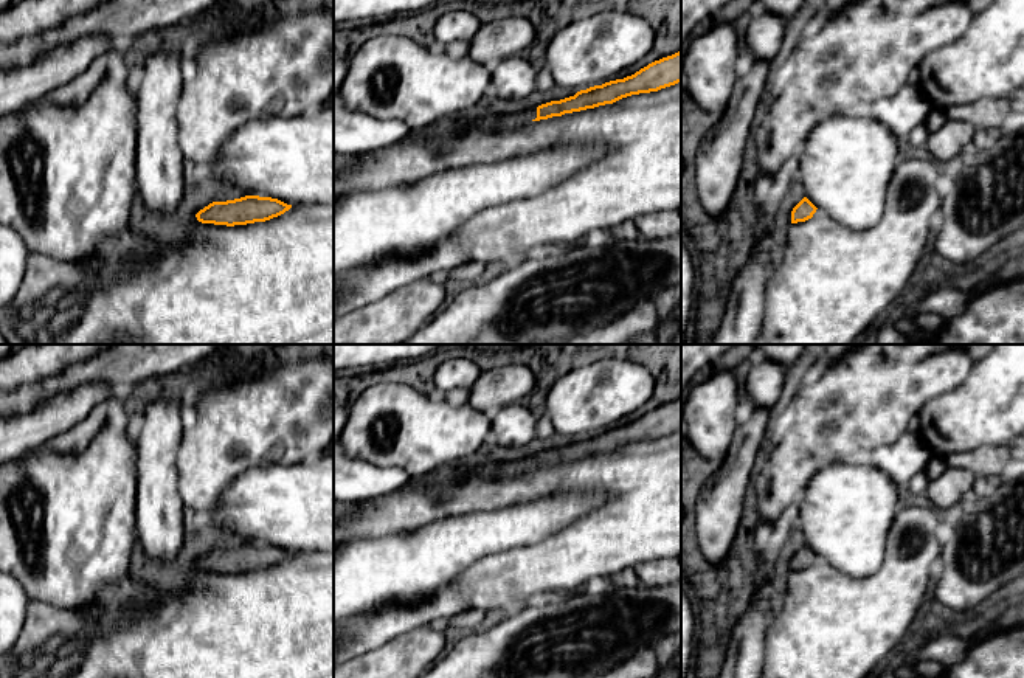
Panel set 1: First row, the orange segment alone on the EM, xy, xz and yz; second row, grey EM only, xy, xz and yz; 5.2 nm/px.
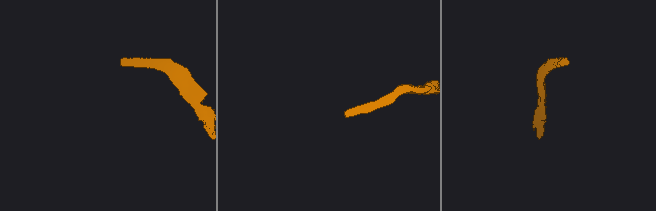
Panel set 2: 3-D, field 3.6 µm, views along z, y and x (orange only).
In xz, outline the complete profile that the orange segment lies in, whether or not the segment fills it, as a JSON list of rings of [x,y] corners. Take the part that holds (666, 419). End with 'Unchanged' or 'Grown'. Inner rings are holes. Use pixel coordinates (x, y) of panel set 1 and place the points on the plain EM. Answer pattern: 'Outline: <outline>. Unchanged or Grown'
Outline: [[[681,399],[655,408],[624,427],[616,427],[602,433],[580,438],[574,444],[560,448],[551,448],[538,453],[537,456],[500,462],[489,469],[489,475],[492,478],[520,476],[523,473],[529,473],[532,469],[613,451],[622,445],[658,439],[678,430],[681,430]]]. Grown

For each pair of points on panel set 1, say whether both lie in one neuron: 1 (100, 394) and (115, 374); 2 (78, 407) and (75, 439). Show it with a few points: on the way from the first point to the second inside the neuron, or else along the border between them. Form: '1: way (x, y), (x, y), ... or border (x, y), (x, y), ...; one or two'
1: border (70, 391), (84, 385), (107, 385), (117, 394); two
2: border (106, 402), (100, 402), (73, 425), (44, 441); two

